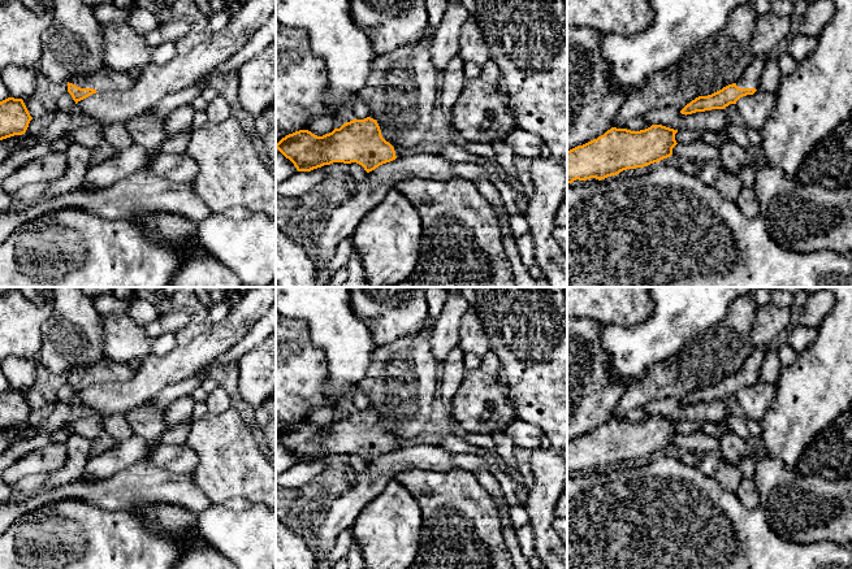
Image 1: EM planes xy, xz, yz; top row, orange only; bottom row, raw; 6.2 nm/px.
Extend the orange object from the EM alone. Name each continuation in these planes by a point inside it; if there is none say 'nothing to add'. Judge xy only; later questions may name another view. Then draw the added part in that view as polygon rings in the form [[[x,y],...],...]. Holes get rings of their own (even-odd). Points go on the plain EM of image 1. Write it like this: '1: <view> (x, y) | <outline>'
1: xy (108, 370) | [[[105,359],[95,366],[72,369],[69,374],[81,379],[94,379],[98,383],[125,382],[134,377],[135,369],[129,364]]]

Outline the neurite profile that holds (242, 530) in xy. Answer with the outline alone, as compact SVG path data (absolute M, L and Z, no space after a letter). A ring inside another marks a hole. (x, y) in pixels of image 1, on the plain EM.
M234 496L196 513L193 533L238 569L276 569L276 508Z

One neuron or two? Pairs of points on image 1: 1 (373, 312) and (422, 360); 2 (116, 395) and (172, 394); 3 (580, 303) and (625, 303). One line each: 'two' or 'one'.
1: two
2: two
3: one

